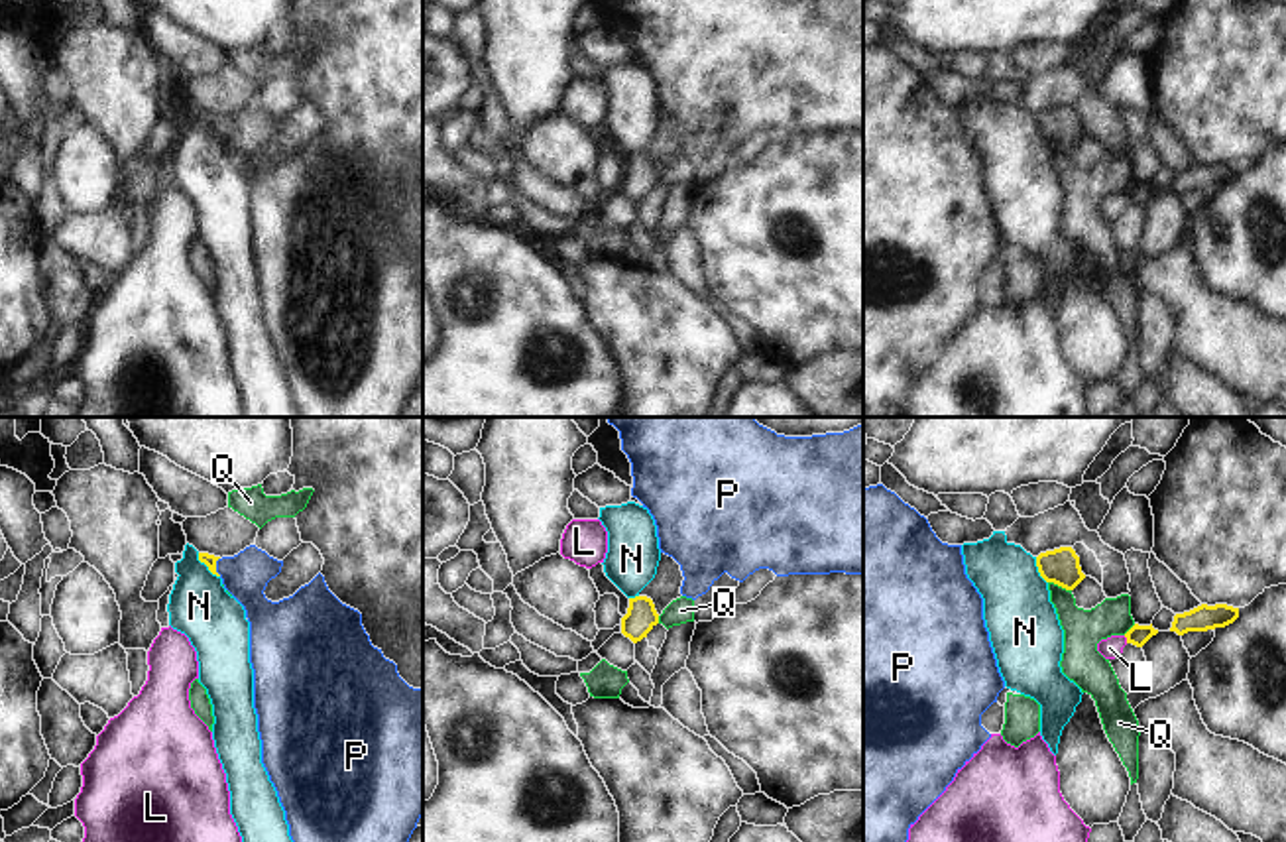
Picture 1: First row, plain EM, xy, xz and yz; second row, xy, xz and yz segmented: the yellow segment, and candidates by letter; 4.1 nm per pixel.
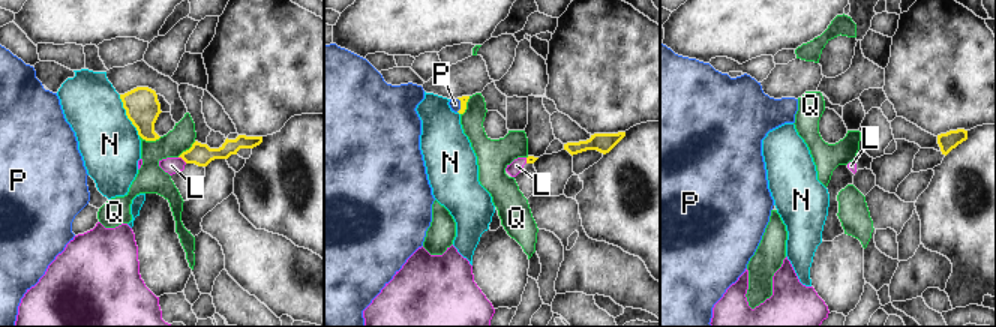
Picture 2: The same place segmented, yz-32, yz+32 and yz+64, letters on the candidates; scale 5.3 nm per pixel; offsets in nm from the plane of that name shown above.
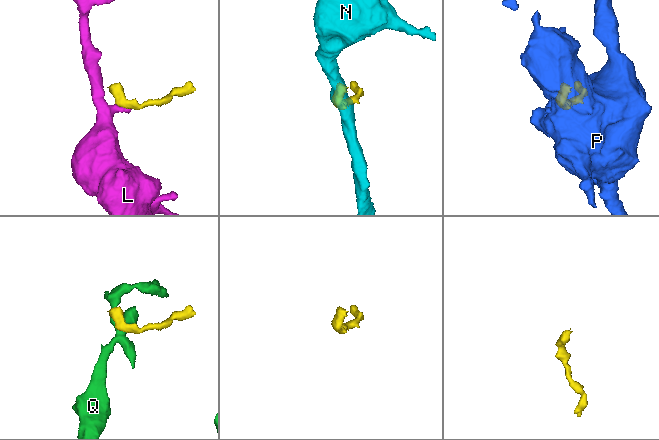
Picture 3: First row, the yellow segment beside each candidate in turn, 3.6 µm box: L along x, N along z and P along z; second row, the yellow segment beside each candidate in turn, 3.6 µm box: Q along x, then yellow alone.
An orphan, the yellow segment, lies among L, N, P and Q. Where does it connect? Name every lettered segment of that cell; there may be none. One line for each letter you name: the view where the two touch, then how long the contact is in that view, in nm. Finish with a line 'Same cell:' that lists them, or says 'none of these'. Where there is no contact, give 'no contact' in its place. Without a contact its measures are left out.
P: xy | 80 nm
Same cell: P

